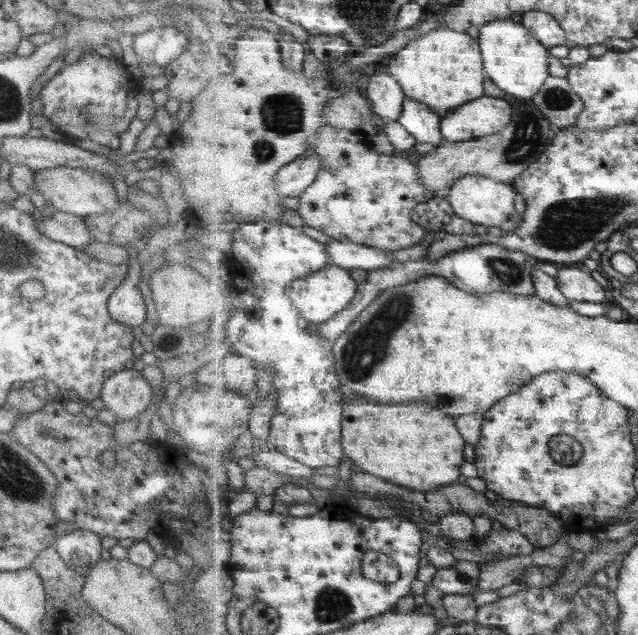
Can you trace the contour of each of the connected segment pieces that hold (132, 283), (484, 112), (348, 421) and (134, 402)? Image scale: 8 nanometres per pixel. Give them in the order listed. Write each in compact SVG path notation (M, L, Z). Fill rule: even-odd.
M136 259L129 264L128 276L114 289L108 299L112 319L120 324L135 327L146 326L146 304L138 289L141 263Z
M486 95L443 117L442 132L450 142L478 140L502 132L514 117L508 100Z
M356 394L356 400L344 402L345 416L343 421L344 446L348 457L366 472L386 478L388 482L396 482L420 492L434 492L442 486L458 483L466 464L466 442L456 426L456 418L430 406L431 402L416 402L410 406L378 406Z
M122 370L108 378L101 390L101 399L104 401L105 408L112 411L118 421L131 420L137 418L146 407L151 404L153 398L153 389L144 379L144 376L138 370Z

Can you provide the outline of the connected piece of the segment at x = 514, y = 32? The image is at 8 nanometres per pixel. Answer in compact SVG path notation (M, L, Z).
M496 20L480 28L480 41L487 74L510 97L534 100L547 84L550 74L550 49L525 26L510 20Z

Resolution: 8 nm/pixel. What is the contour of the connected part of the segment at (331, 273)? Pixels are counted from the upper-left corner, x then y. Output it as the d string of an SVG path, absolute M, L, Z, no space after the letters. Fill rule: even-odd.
M334 264L294 281L288 287L288 295L300 308L304 318L320 325L346 310L358 295L358 289L360 289L360 284L352 276L352 272Z

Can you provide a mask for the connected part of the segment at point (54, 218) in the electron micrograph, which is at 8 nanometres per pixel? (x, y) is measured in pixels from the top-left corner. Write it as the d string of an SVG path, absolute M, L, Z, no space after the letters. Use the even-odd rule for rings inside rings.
M56 211L52 216L36 221L36 225L46 237L75 248L88 246L95 241L84 218L75 214Z

